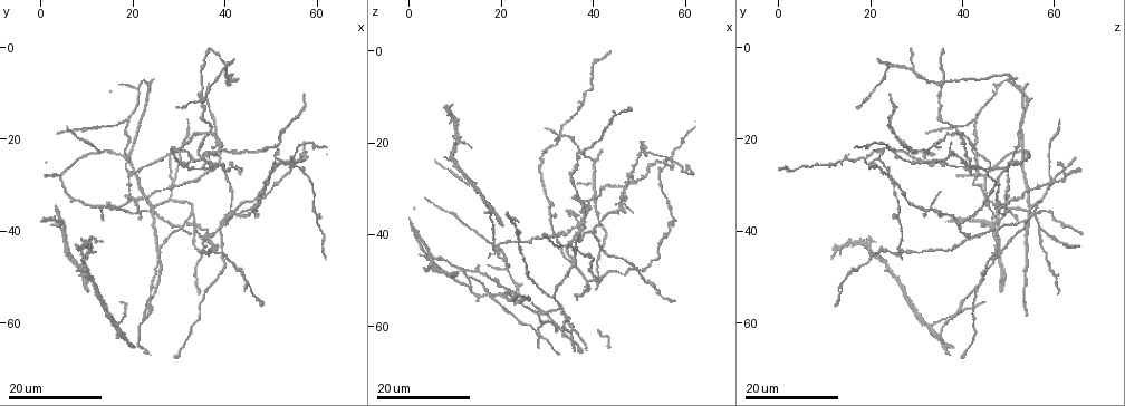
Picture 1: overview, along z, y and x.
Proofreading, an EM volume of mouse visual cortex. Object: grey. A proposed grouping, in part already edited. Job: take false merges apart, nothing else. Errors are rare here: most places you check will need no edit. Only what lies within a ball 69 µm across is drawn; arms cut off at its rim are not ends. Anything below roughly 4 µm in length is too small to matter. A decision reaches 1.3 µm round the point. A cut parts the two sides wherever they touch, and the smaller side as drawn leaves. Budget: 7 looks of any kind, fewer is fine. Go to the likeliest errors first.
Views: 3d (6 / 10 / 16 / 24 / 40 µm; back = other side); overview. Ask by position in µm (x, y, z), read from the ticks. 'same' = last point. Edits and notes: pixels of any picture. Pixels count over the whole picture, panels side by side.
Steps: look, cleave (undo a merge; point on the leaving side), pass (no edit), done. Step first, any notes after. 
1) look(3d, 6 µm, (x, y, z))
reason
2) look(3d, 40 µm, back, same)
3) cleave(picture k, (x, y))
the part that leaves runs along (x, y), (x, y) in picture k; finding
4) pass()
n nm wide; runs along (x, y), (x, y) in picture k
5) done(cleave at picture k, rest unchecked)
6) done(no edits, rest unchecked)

look(3d, 16 µm, (35.5, 42.5, 60.5))
thin arm on a thick one

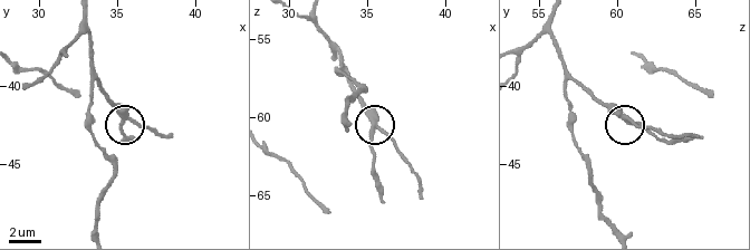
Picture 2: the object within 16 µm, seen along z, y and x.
look(3d, 10 µm, (35.4, 42.2, 61.0))

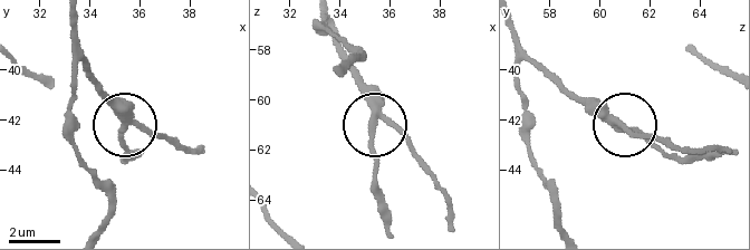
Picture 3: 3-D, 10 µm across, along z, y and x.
pass()
250 nm wide; one neuron here

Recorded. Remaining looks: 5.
look(3d, 16 µm, (37.0, 19.0, 38.5))
looks like a crossing

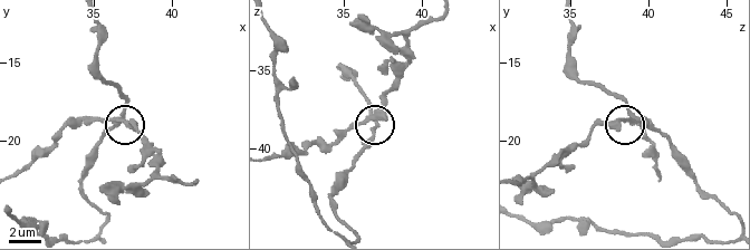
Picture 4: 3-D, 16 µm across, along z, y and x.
look(3d, 10 µm, (36.6, 18.6, 38.2))

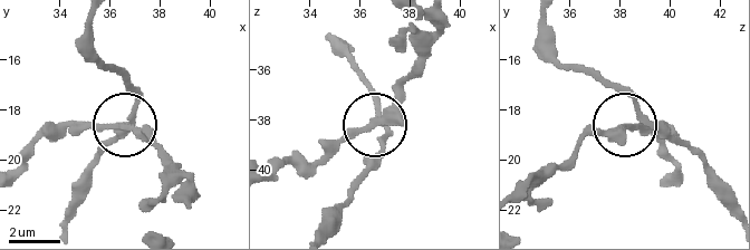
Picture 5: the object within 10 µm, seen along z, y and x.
pass()
side arm 39 µm; all the same neuron

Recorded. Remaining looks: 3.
look(3d, 24 µm, (35.5, 26.0, 45.5))
arms part here

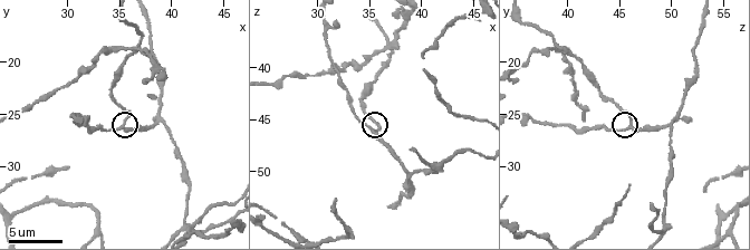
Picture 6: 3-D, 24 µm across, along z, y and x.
look(3d, 10 µm, (35.2, 26.2, 45.8))
closer look

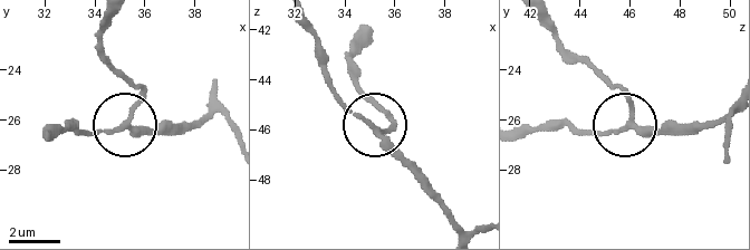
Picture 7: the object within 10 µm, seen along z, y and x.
pass()
runs along (363, 31), (352, 80), (388, 127), (358, 118), (323, 76) in picture 7; continuous, no second neuron

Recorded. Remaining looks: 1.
look(3d, 10 µm, (39.0, 25.4, 50.4))
looks like a crossing

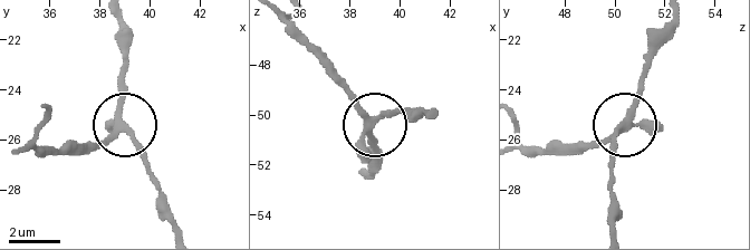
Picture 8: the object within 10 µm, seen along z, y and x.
pass()
side arm 71 µm; runs along (519, 140), (594, 145), (621, 131), (613, 182) in picture 8; one neuron here

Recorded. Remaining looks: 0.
done(no edits, rest unchecked)

